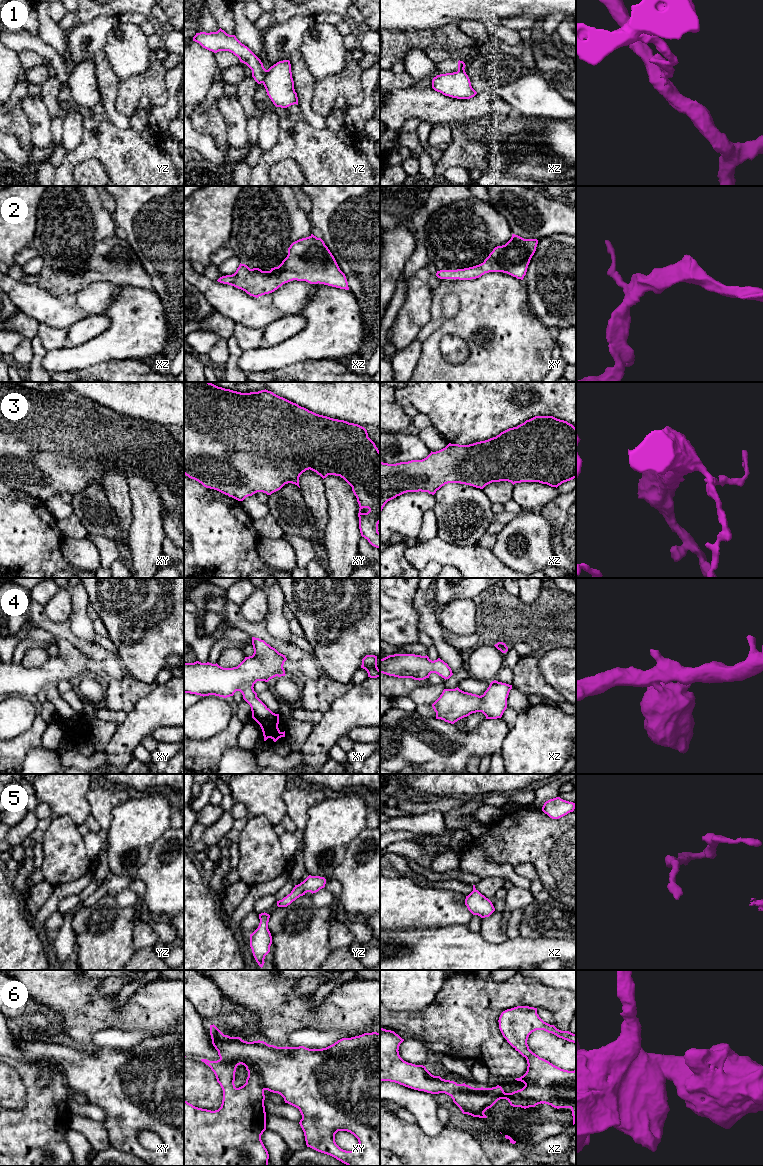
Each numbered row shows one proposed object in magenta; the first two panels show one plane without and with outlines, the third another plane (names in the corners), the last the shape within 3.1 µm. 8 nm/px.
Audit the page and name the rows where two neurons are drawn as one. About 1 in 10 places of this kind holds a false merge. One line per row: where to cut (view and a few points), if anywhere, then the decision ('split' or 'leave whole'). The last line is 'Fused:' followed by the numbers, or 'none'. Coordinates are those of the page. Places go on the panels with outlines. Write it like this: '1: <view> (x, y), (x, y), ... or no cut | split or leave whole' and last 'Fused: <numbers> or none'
1: yz (267, 70), (262, 82) | split
2: no cut | leave whole
3: no cut | leave whole
4: no cut | leave whole
5: no cut | leave whole
6: no cut | leave whole
Fused: 1

